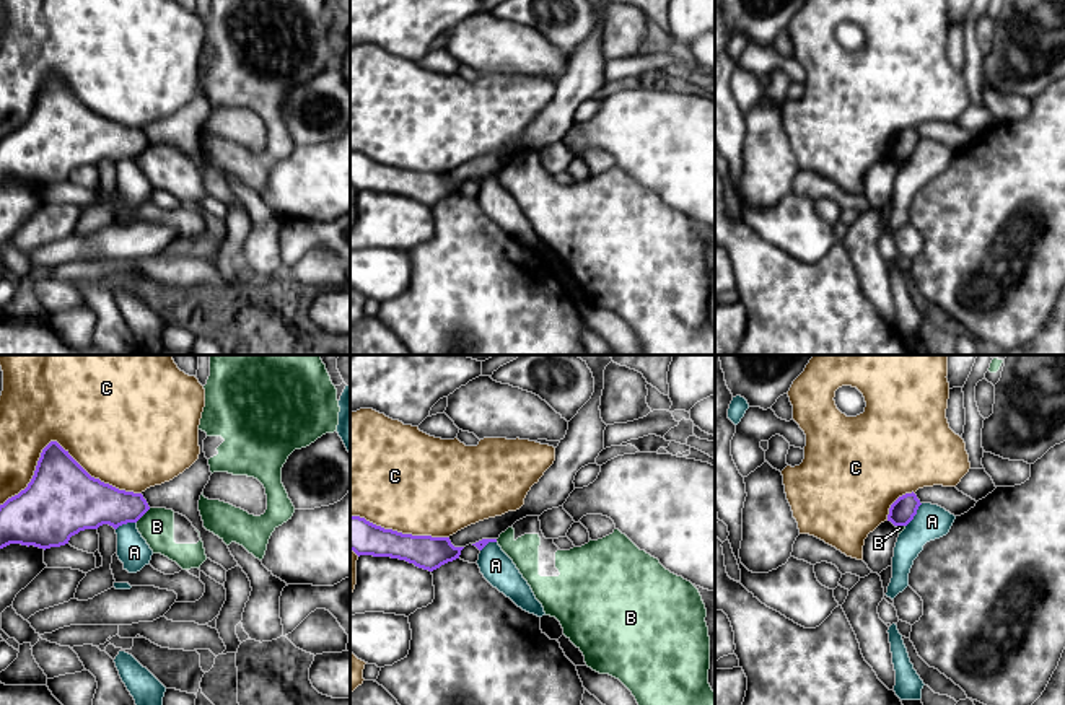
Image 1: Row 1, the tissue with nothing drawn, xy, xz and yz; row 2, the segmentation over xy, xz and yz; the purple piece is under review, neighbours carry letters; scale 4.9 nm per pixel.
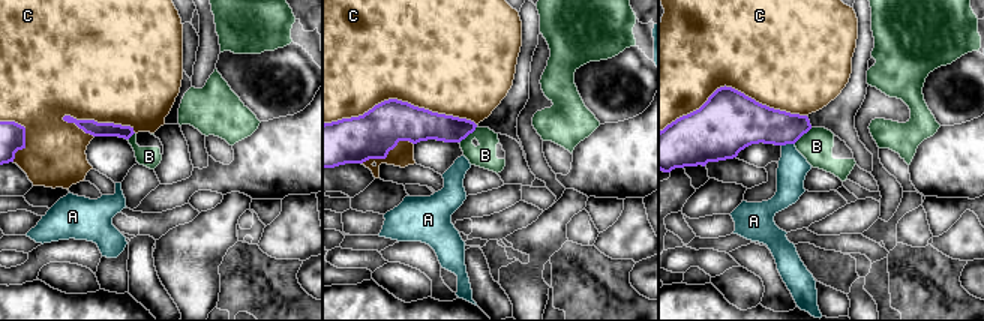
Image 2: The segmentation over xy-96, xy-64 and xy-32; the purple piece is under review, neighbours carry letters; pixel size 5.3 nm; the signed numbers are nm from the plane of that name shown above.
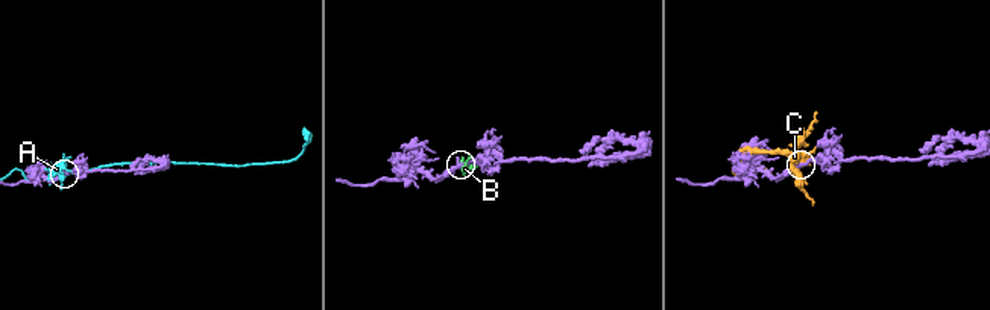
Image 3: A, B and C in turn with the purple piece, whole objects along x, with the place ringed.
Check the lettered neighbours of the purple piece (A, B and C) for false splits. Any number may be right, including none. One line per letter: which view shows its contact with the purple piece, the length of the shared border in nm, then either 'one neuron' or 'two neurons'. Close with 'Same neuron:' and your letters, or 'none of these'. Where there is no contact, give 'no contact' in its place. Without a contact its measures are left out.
A: contact in yz; length 150 nm; two neurons
B: contact in xy; length 100 nm; two neurons
C: contact in xy; length 700 nm; two neurons
Same neuron: none of these

